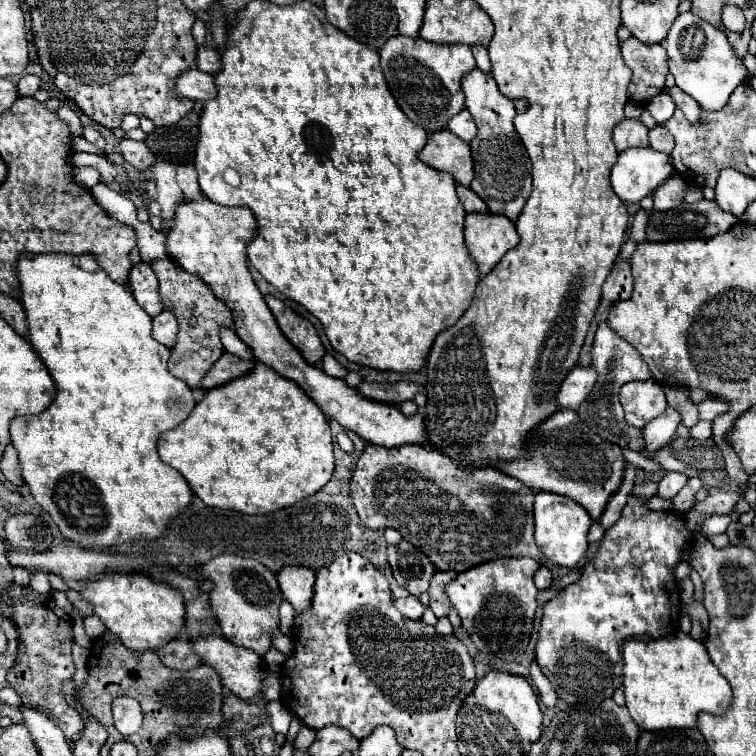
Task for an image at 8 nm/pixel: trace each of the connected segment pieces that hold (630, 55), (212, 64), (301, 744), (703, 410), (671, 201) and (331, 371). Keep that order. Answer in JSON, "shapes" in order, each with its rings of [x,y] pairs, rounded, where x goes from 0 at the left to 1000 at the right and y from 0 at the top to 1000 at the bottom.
{"shapes":[[[[835,48],[821,58],[821,71],[837,95],[832,111],[832,132],[853,138],[866,124],[880,119],[880,101],[885,93],[877,58],[858,61]]],[[[274,58],[269,61],[261,61],[261,90],[274,95],[274,98],[284,98],[292,87],[290,87],[290,74],[287,74],[287,66],[276,66]]],[[[401,960],[398,968],[396,968],[393,976],[390,976],[390,987],[393,987],[393,992],[406,992],[414,979],[417,979],[417,966]]],[[[933,526],[933,529],[925,534],[925,553],[940,558],[948,548],[954,548],[954,545],[959,545],[959,542],[962,542],[962,534],[959,534],[956,529]]],[[[896,230],[885,233],[864,254],[866,278],[888,278],[888,275],[896,275],[903,267],[903,262],[906,262],[906,251],[909,251],[909,241],[903,241],[903,235],[898,235]]],[[[430,468],[430,474],[427,474],[427,489],[435,497],[443,497],[443,500],[456,500],[459,497],[459,489],[438,468]]]]}

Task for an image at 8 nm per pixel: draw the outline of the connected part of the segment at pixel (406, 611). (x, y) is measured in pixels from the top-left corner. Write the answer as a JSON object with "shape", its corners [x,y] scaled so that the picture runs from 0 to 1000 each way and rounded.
{"shape":[[[549,788],[528,791],[528,794],[522,794],[522,802],[525,802],[525,807],[528,807],[536,817],[544,817],[544,820],[557,820],[560,807],[562,807],[562,802],[560,802]]]}

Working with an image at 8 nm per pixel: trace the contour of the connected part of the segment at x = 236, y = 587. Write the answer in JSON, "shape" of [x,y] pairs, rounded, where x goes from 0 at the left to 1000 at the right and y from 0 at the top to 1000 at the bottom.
{"shape":[[[313,733],[284,735],[284,738],[279,738],[274,743],[274,749],[263,749],[261,757],[263,757],[263,762],[269,767],[282,772],[282,778],[276,783],[276,796],[279,796],[279,807],[282,807],[282,812],[287,817],[292,839],[303,849],[311,849],[313,854],[321,854],[321,857],[332,857],[343,868],[351,868],[356,862],[356,857],[358,857],[358,841],[361,841],[364,831],[369,828],[369,799],[374,794],[364,759],[358,759],[353,754],[353,749],[348,749],[345,743],[337,743],[332,738],[316,738]]]}

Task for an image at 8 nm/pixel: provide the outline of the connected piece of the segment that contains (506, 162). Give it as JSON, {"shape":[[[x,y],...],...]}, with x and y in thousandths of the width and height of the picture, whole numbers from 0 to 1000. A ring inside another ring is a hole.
{"shape":[[[626,90],[612,103],[612,122],[615,140],[634,169],[634,180],[623,188],[628,235],[620,249],[642,265],[647,280],[671,286],[676,294],[681,294],[702,257],[702,214],[687,177],[679,169],[679,156],[681,151],[697,146],[697,132],[668,130],[657,116],[655,103],[649,98],[639,98],[634,90]]]}

